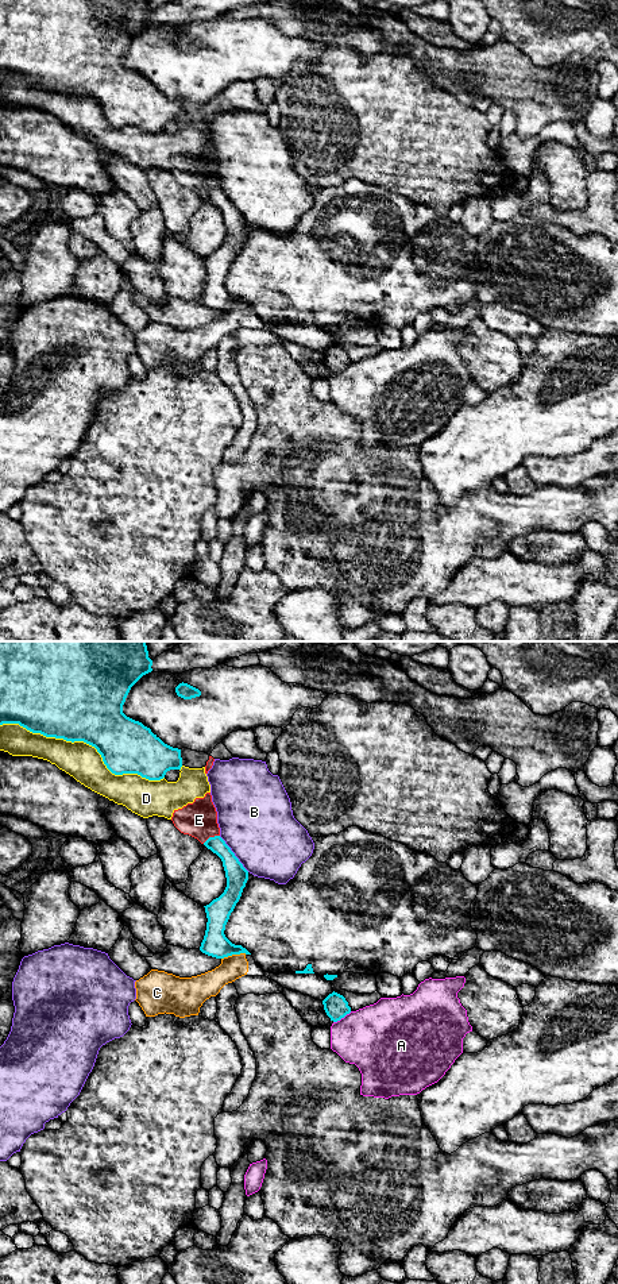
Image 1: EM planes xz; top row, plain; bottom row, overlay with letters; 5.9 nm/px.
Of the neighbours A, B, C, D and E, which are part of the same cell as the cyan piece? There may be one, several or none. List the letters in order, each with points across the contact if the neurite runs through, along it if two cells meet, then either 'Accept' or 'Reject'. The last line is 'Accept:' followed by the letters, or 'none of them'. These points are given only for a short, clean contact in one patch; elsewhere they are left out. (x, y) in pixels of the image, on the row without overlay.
A: Boundary: xz (351, 363), (333, 374). Reject
B: Reject
C: Boundary: xz (246, 305), (232, 305), (221, 311). Reject
D: Reject
E: Boundary: xz (219, 186), (209, 188), (203, 195). Reject
Accept: none of them

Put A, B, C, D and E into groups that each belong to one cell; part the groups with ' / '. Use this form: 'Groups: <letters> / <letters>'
Groups: A / B / C / D E

